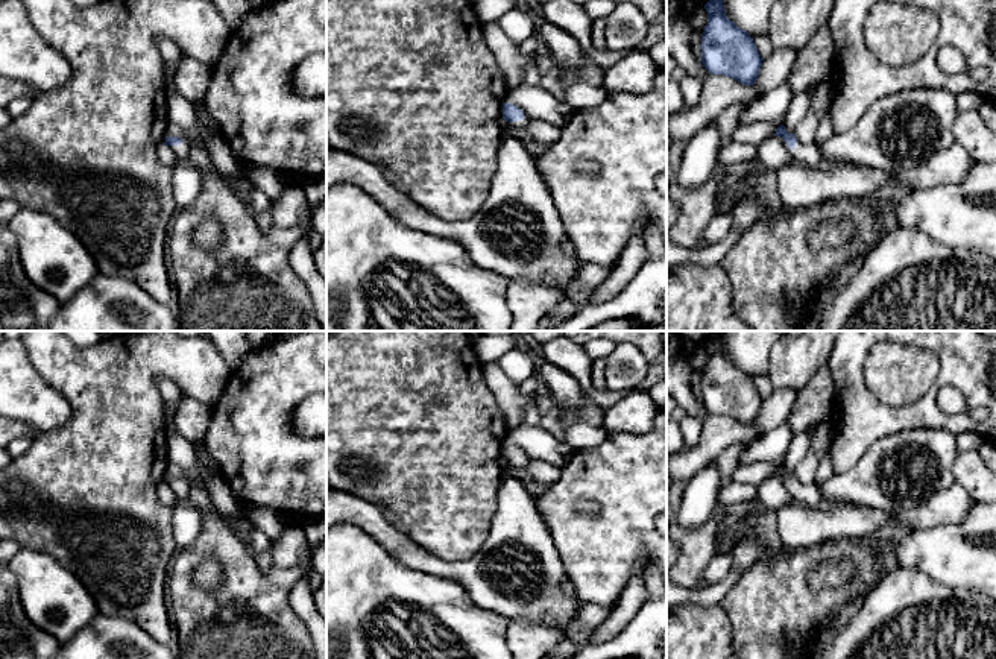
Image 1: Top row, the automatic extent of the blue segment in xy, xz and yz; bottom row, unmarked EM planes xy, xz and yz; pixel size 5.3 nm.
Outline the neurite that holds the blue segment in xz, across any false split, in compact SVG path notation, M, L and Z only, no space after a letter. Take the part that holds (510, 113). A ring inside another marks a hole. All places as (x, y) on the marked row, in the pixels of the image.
M503 103L503 118L509 123L507 126L515 131L515 137L522 143L534 143L534 140L525 132L527 121L518 106Z

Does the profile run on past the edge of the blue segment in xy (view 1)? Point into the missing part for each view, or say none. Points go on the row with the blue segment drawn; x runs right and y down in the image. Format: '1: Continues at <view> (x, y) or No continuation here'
1: Continues at xy (181, 149)

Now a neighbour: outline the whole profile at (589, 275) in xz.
M582 263L571 290L600 285L610 272L612 269L606 269L591 263Z

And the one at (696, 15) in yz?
M676 2L677 18L685 18L694 30L698 30L708 24L708 12L703 5L686 6L682 2Z

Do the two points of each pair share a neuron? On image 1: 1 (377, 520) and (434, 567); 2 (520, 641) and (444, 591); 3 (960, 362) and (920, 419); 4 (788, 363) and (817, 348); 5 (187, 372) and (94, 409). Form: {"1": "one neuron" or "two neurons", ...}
{"1": "one neuron", "2": "two neurons", "3": "one neuron", "4": "one neuron", "5": "one neuron"}

